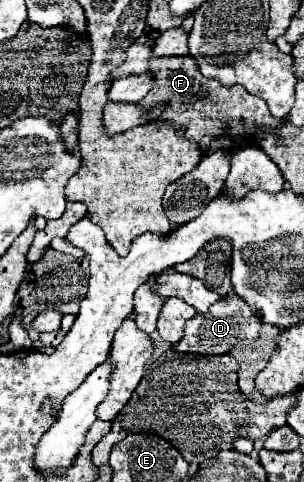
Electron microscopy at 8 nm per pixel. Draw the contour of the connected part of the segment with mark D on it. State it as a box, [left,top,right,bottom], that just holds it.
[175,290,261,356]

